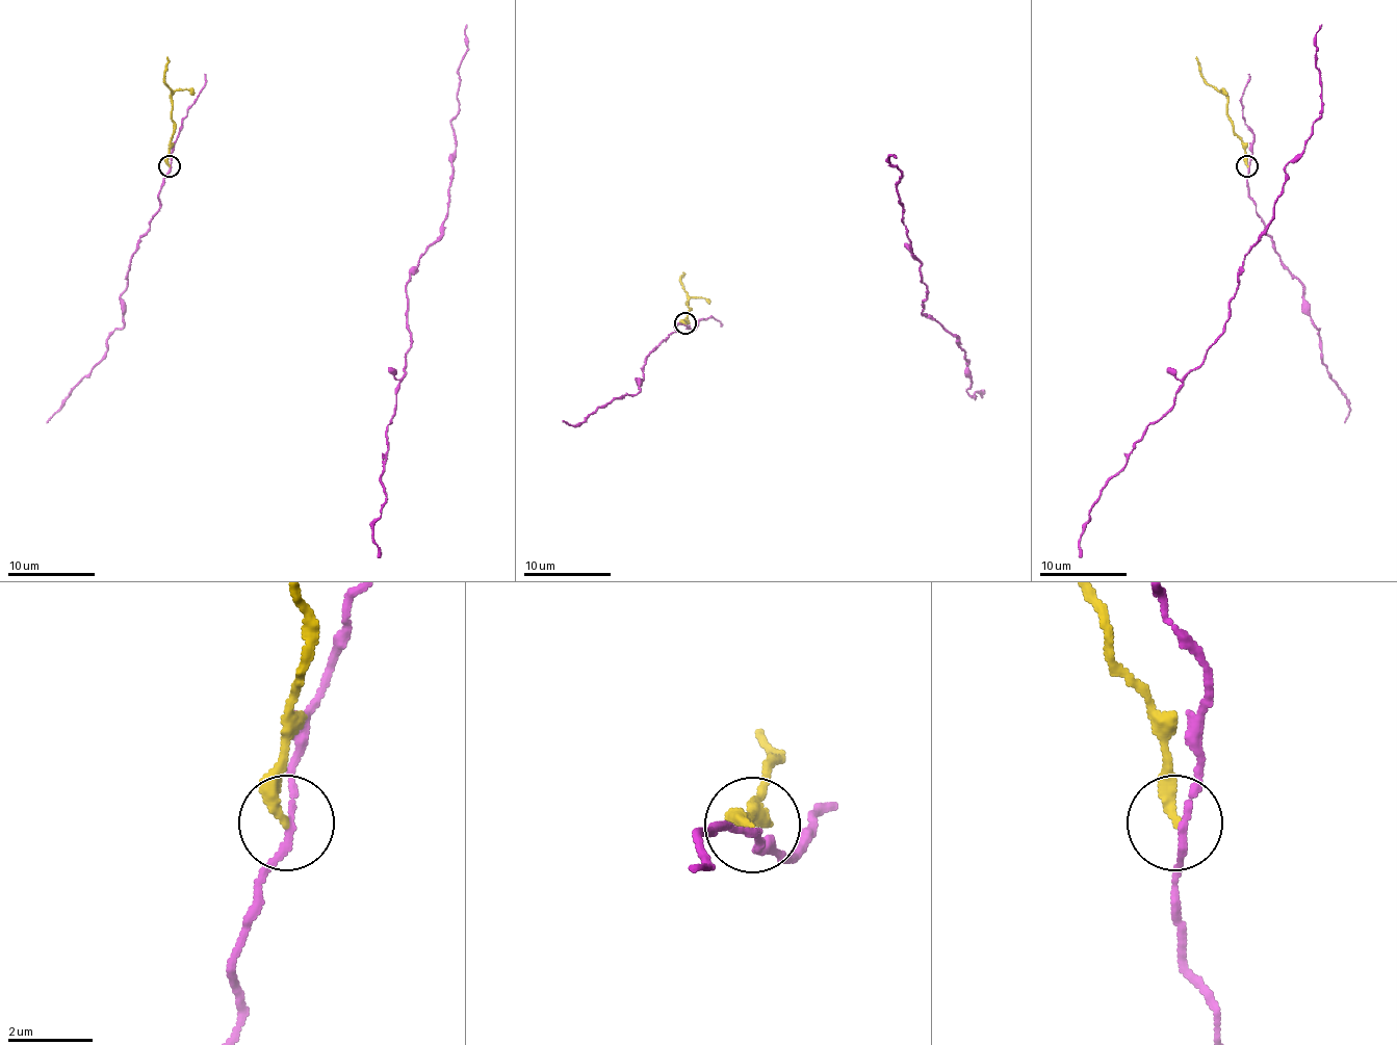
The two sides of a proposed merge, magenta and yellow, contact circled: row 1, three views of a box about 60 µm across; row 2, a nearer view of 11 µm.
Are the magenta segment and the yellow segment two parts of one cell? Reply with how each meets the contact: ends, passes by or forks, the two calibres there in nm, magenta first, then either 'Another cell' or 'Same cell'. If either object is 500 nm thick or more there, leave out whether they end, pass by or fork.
At the ring magenta passes by. At the ring yellow ends. Thickness 160 nm (magenta) against 280 nm. Another cell

